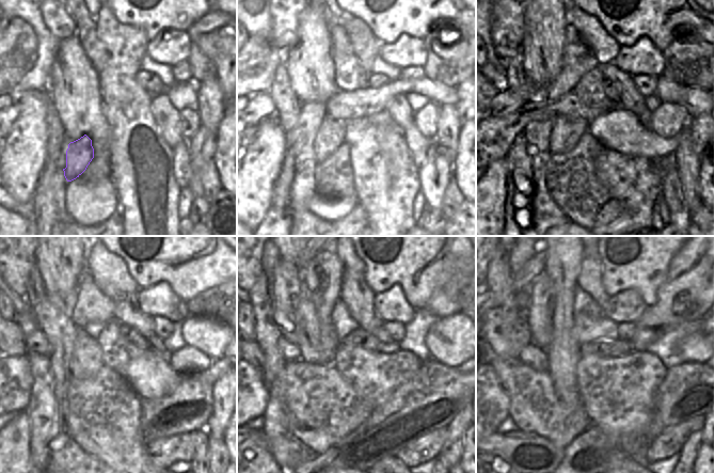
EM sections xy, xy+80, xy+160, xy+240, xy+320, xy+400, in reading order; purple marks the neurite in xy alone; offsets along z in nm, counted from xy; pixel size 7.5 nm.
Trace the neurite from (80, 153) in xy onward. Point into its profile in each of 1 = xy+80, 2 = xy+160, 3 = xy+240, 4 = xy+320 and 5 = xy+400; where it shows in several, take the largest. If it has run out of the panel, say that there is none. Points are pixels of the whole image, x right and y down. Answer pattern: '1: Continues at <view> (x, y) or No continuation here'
1: Continues at xy+80 (331, 135)
2: Continues at xy+160 (568, 131)
3: Continues at xy+240 (86, 361)
4: Continues at xy+320 (307, 328)
5: Continues at xy+400 (540, 321).

